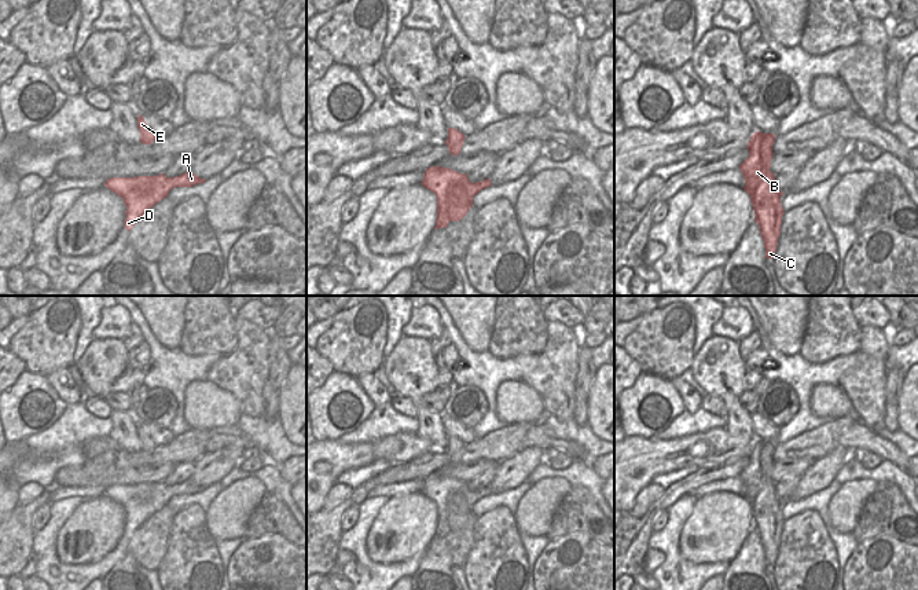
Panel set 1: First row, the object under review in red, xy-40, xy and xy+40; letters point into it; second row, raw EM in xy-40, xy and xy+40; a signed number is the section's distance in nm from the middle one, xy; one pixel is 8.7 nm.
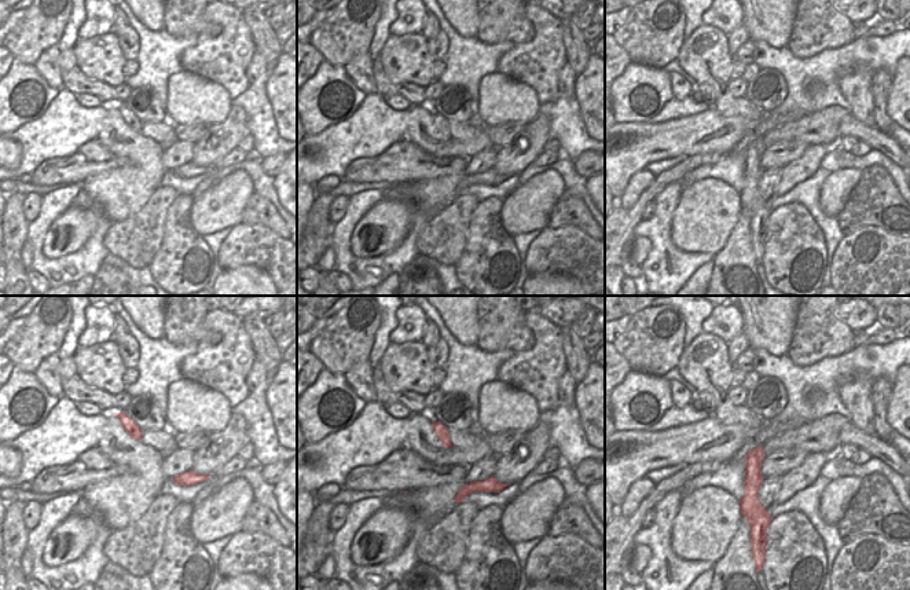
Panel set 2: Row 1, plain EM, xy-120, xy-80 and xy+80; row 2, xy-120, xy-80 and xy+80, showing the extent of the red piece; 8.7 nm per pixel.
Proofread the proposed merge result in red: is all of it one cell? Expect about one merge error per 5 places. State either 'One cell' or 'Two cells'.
One cell.

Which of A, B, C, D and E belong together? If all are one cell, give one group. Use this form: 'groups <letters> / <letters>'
groups A B C D E

